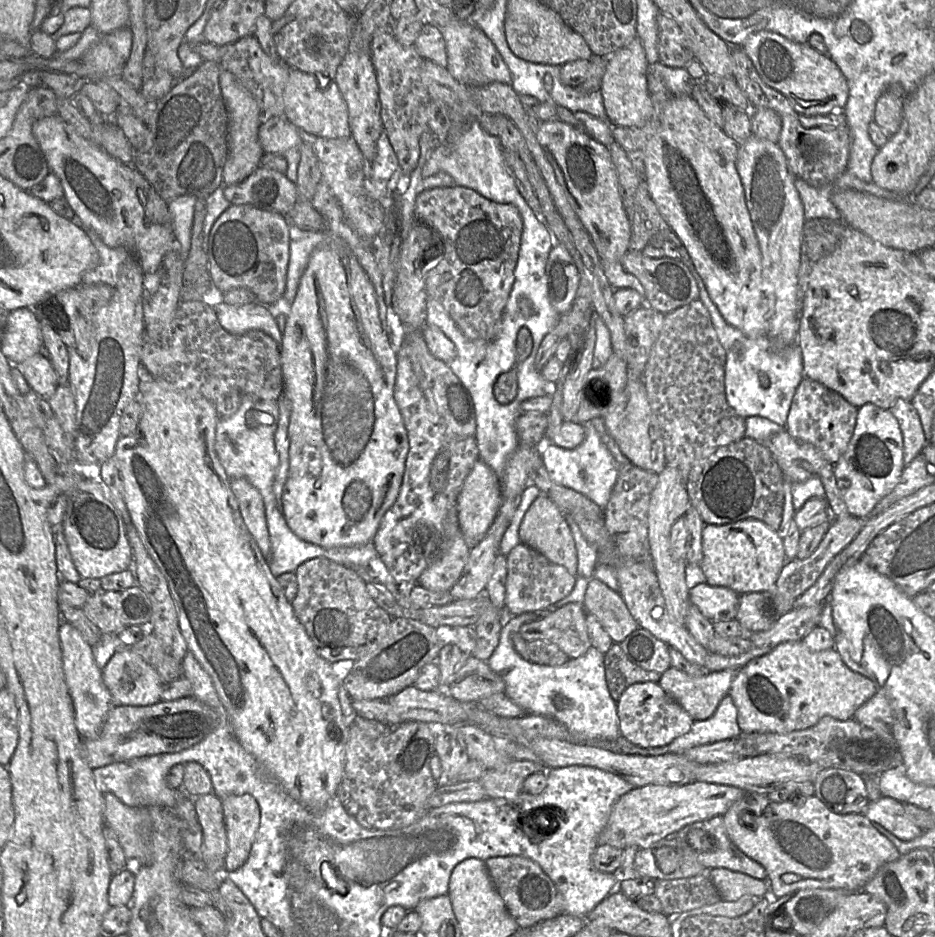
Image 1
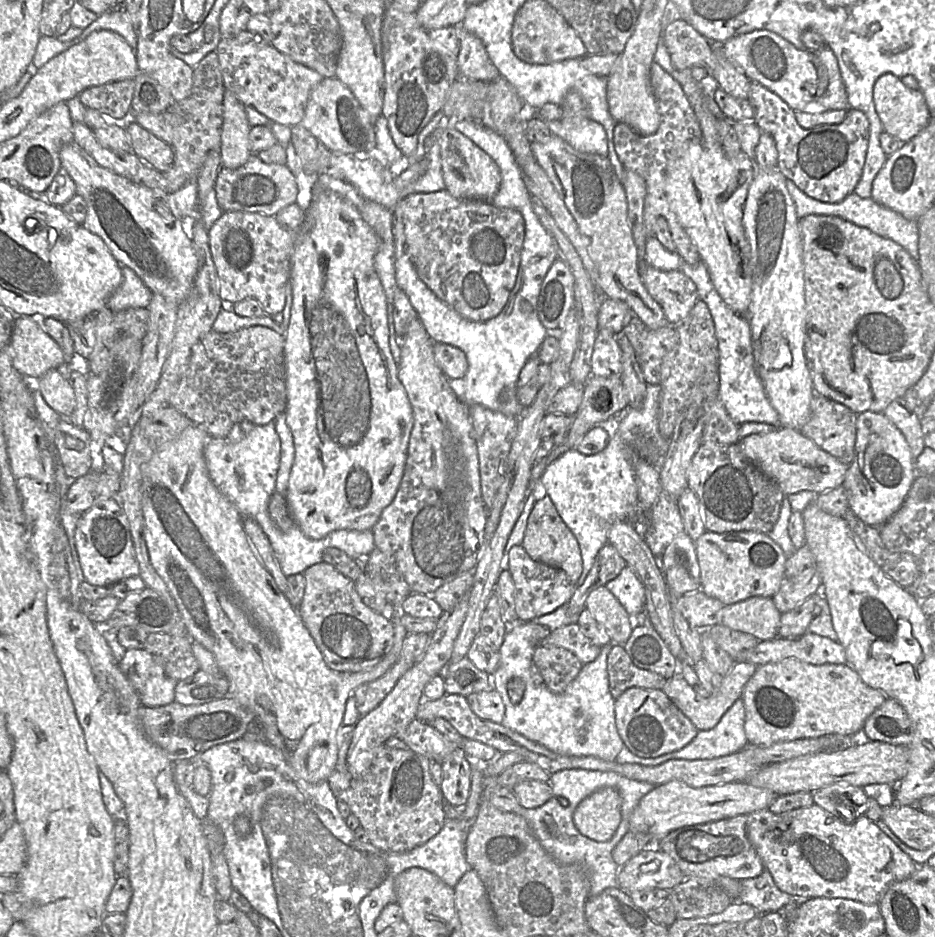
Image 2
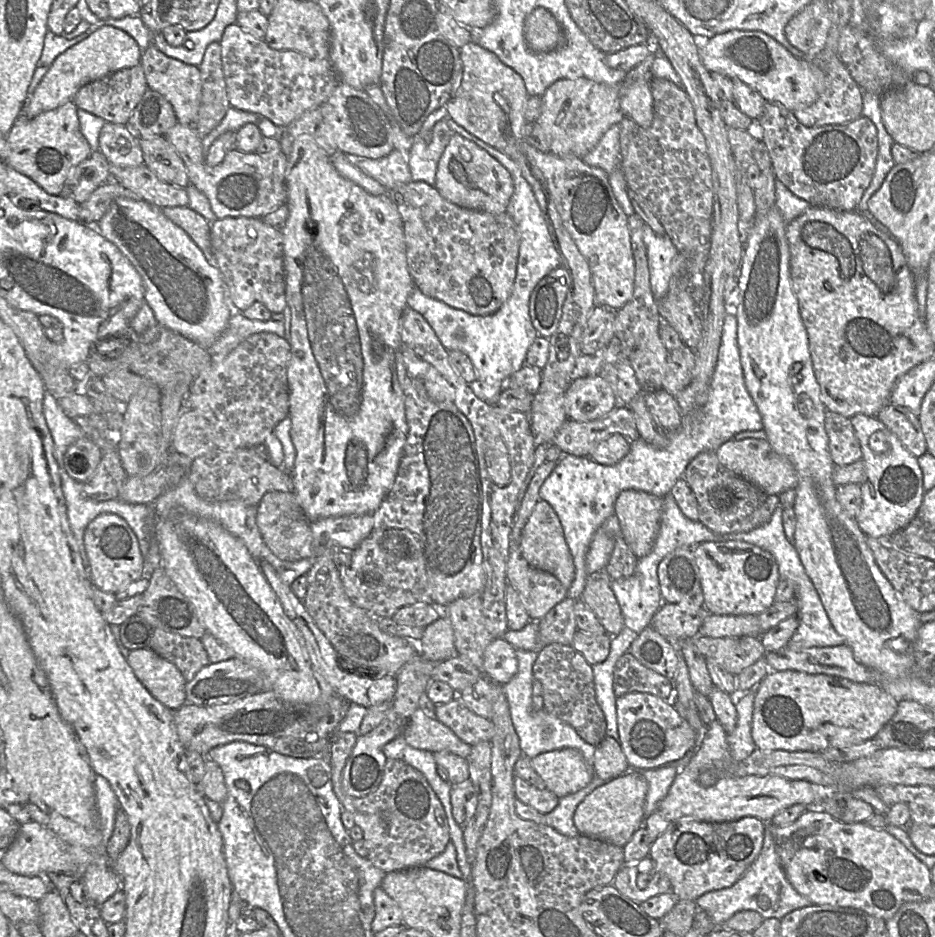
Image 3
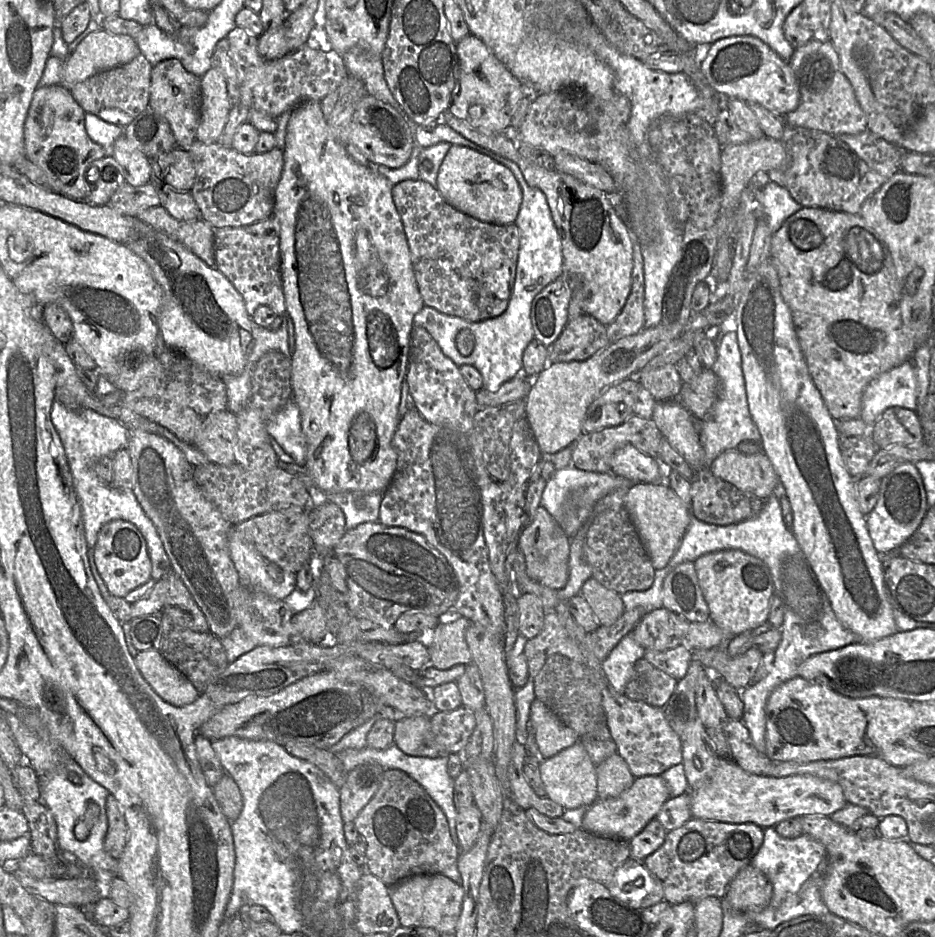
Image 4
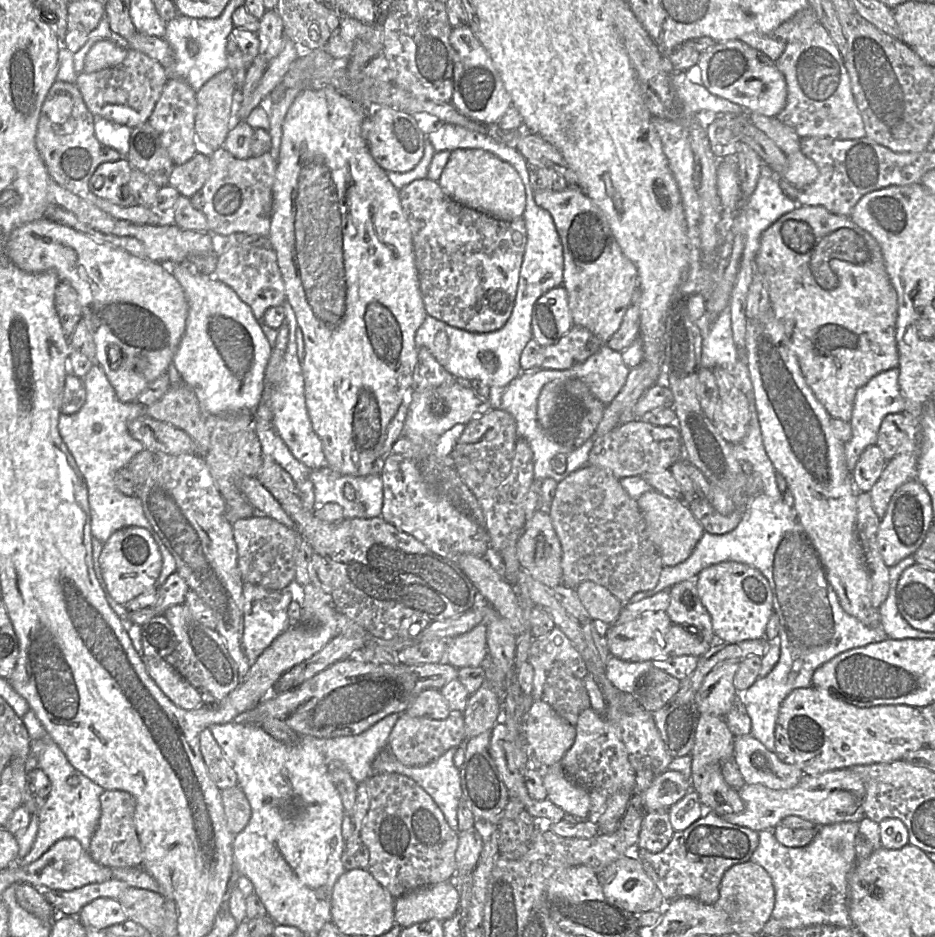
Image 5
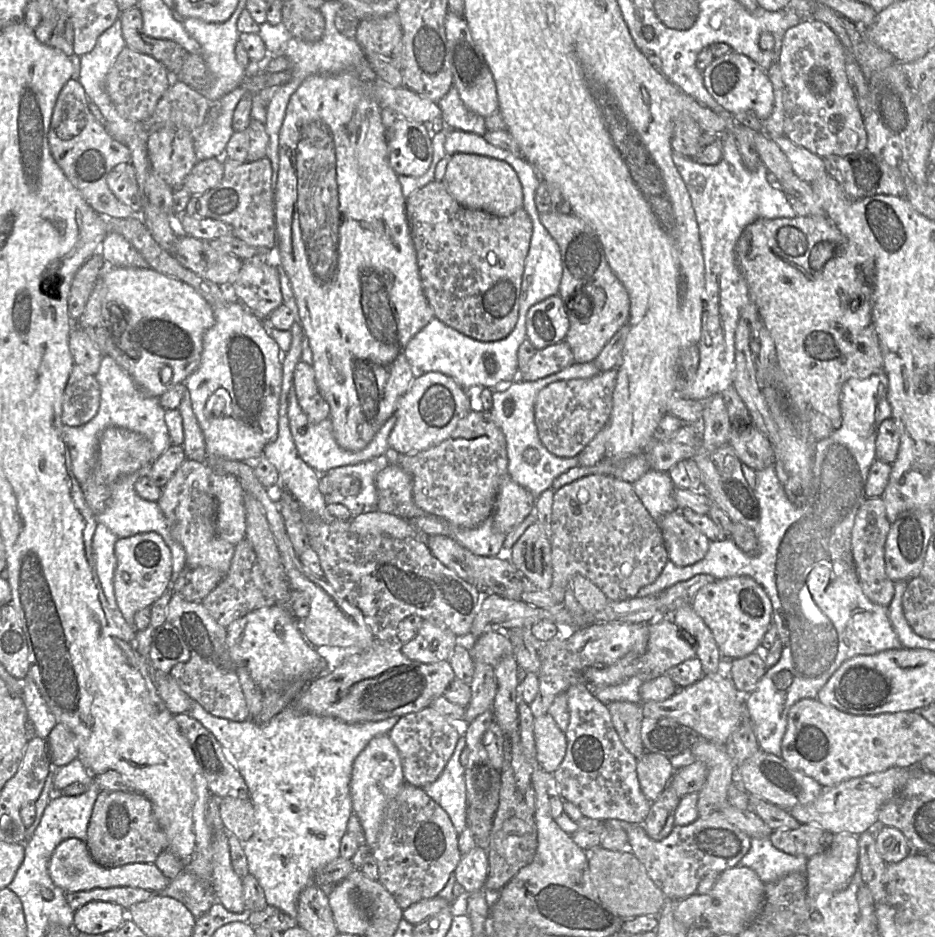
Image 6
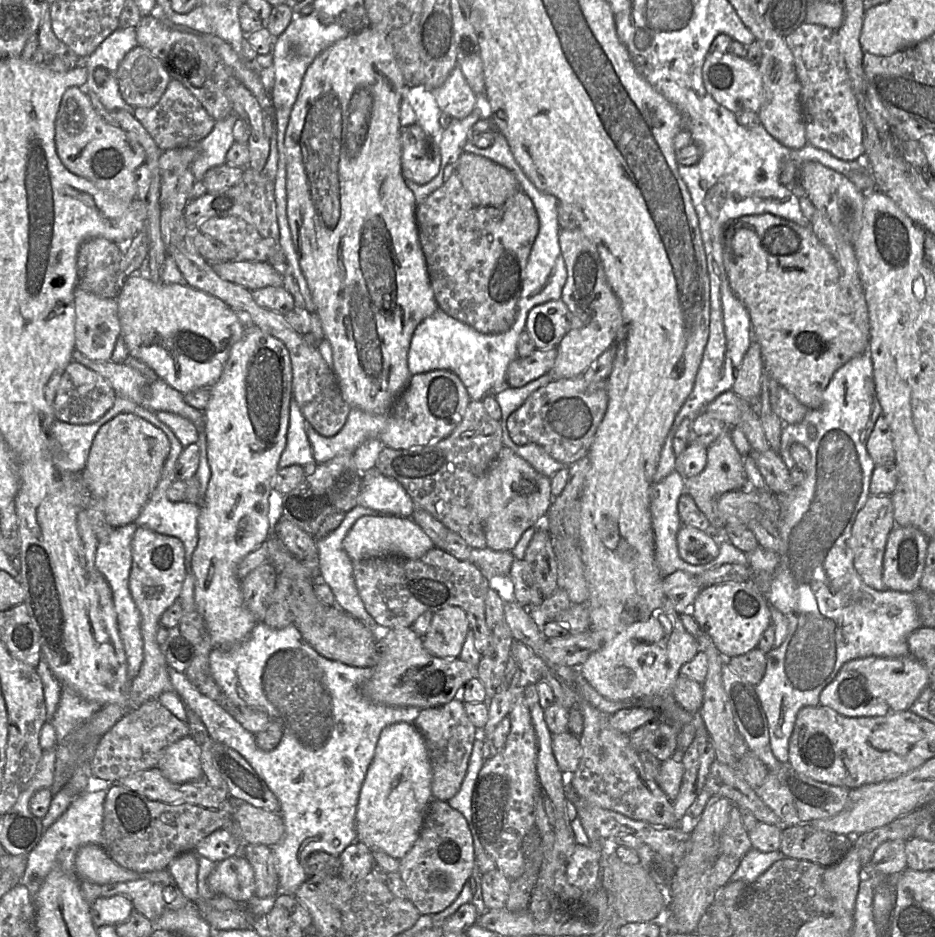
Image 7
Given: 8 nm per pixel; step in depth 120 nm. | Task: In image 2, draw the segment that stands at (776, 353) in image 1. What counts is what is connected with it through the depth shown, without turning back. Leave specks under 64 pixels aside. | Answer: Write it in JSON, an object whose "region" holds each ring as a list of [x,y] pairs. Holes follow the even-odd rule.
{"region":[[[682,262],[680,270],[695,284],[698,298],[707,305],[714,323],[719,351],[719,398],[727,413],[738,425],[761,422],[779,426],[779,415],[770,403],[764,384],[755,371],[751,329],[747,318],[735,313],[723,302],[702,262],[696,265]]]}

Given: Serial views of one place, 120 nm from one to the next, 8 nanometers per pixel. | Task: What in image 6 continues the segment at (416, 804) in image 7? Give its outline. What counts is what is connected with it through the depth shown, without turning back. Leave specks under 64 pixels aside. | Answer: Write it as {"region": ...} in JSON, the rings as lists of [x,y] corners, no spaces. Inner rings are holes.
{"region":[[[389,735],[373,738],[356,758],[351,778],[352,810],[359,818],[371,850],[377,844],[387,804],[398,794],[404,783],[400,755]]]}

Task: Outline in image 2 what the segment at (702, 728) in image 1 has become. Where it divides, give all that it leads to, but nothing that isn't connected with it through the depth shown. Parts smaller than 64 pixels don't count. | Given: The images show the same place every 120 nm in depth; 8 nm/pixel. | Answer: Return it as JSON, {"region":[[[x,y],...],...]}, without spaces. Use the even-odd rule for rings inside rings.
{"region":[[[741,698],[734,702],[734,704],[727,710],[727,712],[722,716],[722,718],[714,728],[705,731],[699,730],[696,737],[680,750],[656,758],[642,758],[636,756],[626,746],[624,746],[615,760],[621,764],[633,763],[644,766],[658,766],[669,760],[674,759],[698,760],[714,759],[723,756],[728,756],[739,752],[749,744],[744,730],[744,723],[745,706],[743,699]]]}

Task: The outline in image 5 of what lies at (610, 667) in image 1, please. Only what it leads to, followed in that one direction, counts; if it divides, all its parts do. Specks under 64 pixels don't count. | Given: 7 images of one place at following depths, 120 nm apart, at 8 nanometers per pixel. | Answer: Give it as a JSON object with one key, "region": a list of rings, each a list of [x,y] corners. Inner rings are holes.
{"region":[[[652,667],[639,679],[633,694],[645,710],[654,712],[673,698],[680,689],[680,683],[679,679]]]}

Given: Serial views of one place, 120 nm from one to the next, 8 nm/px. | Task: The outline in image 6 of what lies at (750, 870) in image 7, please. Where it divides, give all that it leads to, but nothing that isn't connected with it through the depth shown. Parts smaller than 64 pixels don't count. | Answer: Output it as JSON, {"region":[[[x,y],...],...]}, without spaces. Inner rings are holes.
{"region":[[[770,837],[752,838],[751,847],[737,866],[754,870],[766,884],[792,872],[806,873],[808,858],[787,854],[773,846]]]}

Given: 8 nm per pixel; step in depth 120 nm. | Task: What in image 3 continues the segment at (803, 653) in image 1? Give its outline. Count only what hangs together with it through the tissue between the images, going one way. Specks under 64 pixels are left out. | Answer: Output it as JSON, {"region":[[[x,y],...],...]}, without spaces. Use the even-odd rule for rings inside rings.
{"region":[[[794,670],[770,671],[756,687],[751,735],[756,747],[765,751],[821,752],[829,747],[857,745],[877,735],[895,714],[898,703],[875,684]]]}

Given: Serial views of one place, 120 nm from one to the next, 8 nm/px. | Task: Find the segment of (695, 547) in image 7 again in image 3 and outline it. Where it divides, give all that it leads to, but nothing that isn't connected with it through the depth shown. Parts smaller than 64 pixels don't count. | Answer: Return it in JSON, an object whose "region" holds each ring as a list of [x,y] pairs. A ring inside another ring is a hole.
{"region":[[[632,489],[618,495],[615,514],[621,534],[637,558],[652,550],[660,529],[662,511],[663,497]]]}

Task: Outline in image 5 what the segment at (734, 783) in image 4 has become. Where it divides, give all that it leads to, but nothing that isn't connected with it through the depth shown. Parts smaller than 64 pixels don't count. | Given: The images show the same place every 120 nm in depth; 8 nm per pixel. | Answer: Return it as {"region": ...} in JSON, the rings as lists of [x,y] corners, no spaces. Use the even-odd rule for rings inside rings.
{"region":[[[836,769],[819,775],[804,774],[798,784],[786,790],[774,790],[761,784],[744,784],[738,791],[744,810],[721,818],[731,824],[757,832],[773,830],[787,816],[798,816],[816,826],[838,822],[860,822],[864,817],[866,788],[860,776],[851,769]]]}

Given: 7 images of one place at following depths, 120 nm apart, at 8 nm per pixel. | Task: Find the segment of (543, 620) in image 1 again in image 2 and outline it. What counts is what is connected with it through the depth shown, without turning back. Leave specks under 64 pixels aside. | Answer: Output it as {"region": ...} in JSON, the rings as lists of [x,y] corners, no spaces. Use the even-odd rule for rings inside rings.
{"region":[[[577,622],[550,631],[540,645],[563,647],[571,651],[582,664],[594,661],[602,648],[583,634]]]}

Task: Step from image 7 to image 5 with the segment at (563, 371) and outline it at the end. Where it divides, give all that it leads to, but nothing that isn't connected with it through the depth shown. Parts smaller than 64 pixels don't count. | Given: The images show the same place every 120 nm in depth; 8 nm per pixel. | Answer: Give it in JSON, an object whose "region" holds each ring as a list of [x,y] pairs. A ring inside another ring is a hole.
{"region":[[[576,185],[562,191],[536,191],[537,206],[547,210],[554,222],[563,252],[563,282],[574,325],[588,329],[603,344],[618,330],[629,307],[632,294],[638,288],[638,274],[634,263],[622,252],[602,211]]]}

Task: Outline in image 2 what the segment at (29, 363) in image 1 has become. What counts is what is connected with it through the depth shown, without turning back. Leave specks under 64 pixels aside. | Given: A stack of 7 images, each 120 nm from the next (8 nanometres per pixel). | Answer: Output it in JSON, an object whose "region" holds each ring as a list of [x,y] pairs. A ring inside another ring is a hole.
{"region":[[[53,369],[38,379],[38,390],[46,403],[61,417],[68,417],[76,407],[76,396],[67,375]]]}

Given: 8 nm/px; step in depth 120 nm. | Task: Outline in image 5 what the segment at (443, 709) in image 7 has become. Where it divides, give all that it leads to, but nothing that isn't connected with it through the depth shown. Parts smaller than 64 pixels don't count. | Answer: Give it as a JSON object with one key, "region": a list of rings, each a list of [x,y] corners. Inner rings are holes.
{"region":[[[452,713],[444,720],[424,717],[411,717],[400,714],[388,738],[388,750],[405,766],[424,766],[446,753],[453,747],[465,742],[465,725],[463,714]]]}

